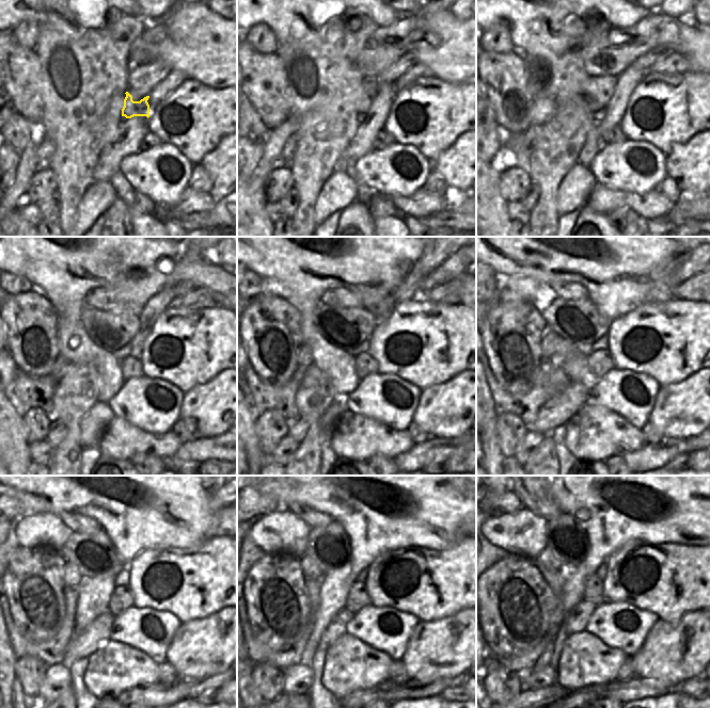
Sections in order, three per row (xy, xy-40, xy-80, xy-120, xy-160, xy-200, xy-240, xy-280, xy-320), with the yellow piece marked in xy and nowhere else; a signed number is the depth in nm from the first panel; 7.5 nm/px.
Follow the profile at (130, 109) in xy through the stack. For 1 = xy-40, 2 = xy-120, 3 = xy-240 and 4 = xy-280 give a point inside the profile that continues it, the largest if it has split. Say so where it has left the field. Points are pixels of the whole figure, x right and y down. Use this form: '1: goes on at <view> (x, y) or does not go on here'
1: goes on at xy-40 (369, 83)
2: goes on at xy-120 (110, 330)
3: goes on at xy-240 (94, 554)
4: goes on at xy-280 (329, 547)

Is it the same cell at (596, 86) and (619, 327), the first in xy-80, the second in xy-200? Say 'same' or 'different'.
different

